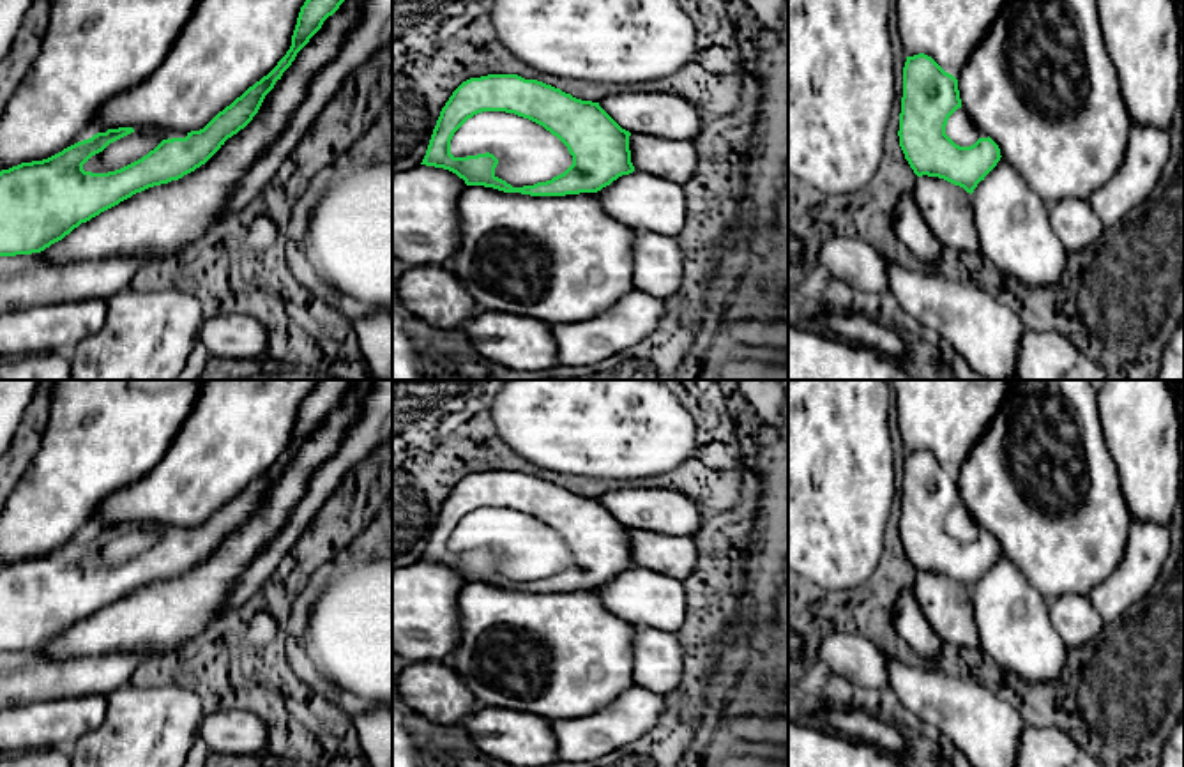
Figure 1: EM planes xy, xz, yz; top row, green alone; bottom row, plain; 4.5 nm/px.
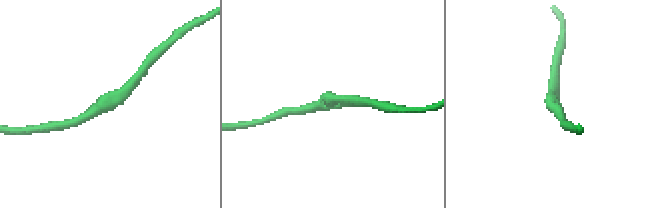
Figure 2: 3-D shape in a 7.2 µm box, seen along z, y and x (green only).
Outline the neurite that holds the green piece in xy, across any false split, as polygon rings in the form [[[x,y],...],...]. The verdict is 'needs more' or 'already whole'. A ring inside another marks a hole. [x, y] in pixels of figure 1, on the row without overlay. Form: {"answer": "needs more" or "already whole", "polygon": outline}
{"answer": "needs more", "polygon": [[[320,380],[300,403],[286,451],[203,525],[168,528],[147,551],[108,569],[85,567],[83,560],[110,539],[134,528],[133,523],[108,525],[48,555],[2,566],[0,652],[41,649],[133,590],[178,576],[205,560],[253,516],[297,449],[353,385],[355,380]]]}

